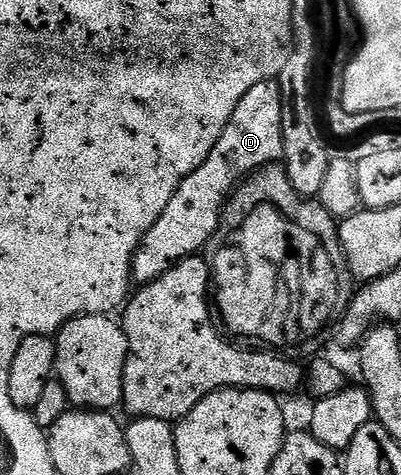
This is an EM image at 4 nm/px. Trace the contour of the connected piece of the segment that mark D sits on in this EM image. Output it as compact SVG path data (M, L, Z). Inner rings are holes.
M277 79L259 81L259 85L247 89L246 95L235 105L223 137L215 141L215 149L207 153L207 161L199 165L175 189L167 209L163 209L159 221L147 229L143 241L133 258L132 282L144 285L163 277L179 261L204 252L210 239L221 223L221 213L230 195L239 184L248 179L254 171L276 164L284 156L283 149L283 105L281 104L281 85Z

